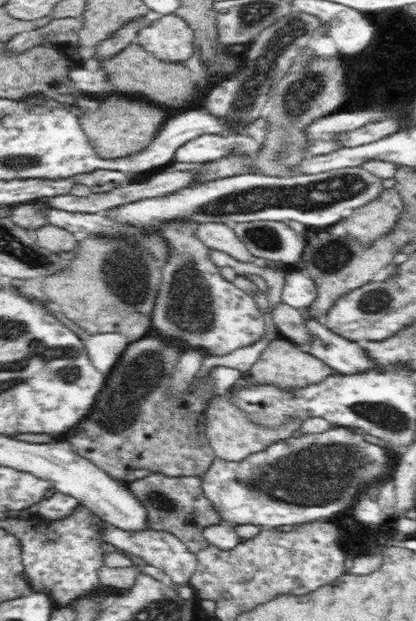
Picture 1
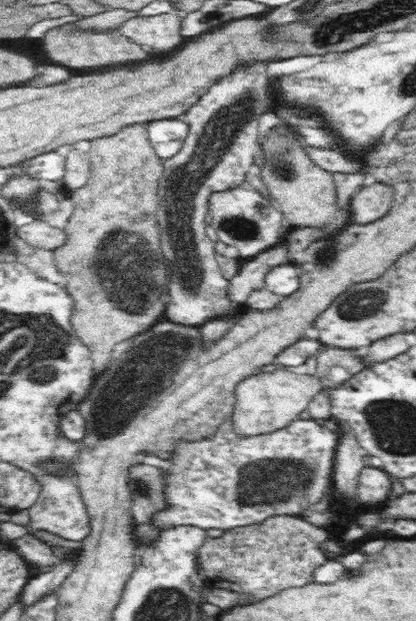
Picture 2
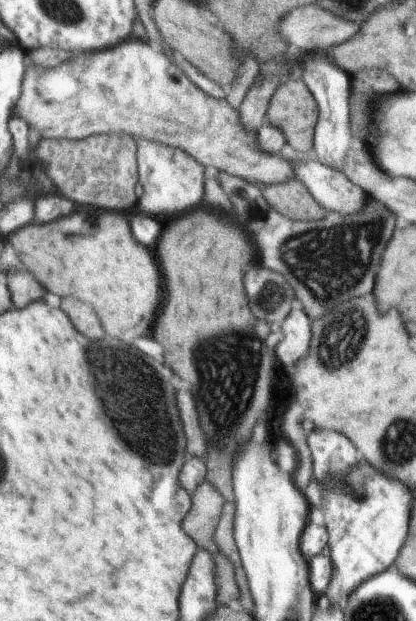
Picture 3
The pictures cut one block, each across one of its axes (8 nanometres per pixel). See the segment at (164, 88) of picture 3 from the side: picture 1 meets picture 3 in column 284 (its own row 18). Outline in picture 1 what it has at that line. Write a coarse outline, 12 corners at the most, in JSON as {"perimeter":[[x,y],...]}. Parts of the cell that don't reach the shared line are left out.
{"perimeter":[[176,14],[140,28],[136,42],[166,62],[192,56],[194,33]]}

